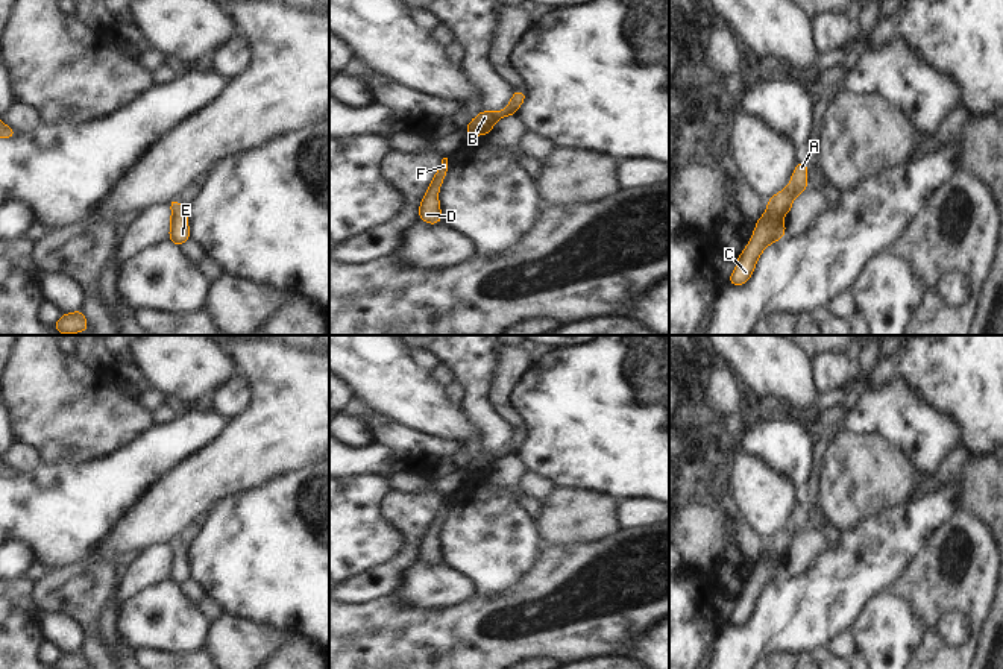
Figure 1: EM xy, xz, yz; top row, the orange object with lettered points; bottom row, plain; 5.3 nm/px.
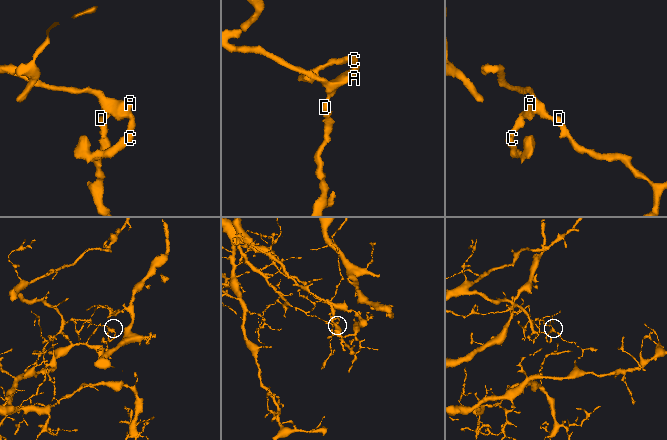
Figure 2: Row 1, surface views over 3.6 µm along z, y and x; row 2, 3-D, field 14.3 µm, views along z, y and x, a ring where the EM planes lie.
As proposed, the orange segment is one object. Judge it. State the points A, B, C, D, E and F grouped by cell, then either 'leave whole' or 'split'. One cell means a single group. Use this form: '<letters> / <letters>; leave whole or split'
A B C D E F; leave whole

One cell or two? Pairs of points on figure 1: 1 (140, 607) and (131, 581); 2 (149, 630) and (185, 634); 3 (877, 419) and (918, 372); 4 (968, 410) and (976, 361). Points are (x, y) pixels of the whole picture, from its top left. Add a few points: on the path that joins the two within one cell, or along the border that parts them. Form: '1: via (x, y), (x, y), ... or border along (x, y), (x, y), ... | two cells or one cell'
1: border along (167, 578), (138, 590), (120, 604) | two cells
2: via (158, 630), (176, 630) | one cell
3: border along (873, 389), (905, 383), (933, 410) | two cells
4: via (976, 398), (976, 373) | one cell

